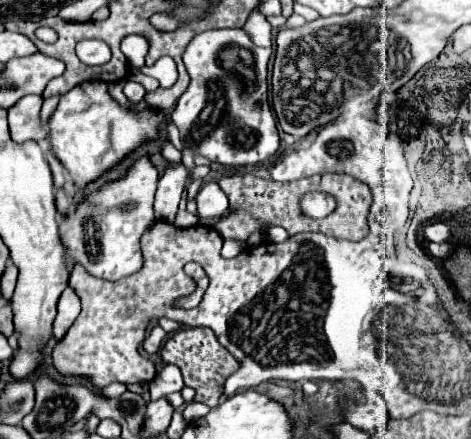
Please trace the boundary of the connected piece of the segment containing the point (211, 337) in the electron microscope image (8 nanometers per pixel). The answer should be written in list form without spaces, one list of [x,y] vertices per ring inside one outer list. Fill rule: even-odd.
[[[183,328],[177,334],[173,334],[161,348],[161,356],[167,364],[179,366],[185,386],[191,386],[197,394],[195,400],[203,402],[211,408],[219,404],[219,398],[223,396],[225,380],[239,368],[239,362],[223,348],[211,328]]]

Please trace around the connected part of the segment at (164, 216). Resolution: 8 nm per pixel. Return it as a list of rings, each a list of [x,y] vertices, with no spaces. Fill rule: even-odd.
[[[181,162],[171,164],[167,168],[163,178],[159,180],[157,194],[155,194],[155,218],[157,220],[165,220],[165,222],[175,220],[177,206],[179,206],[183,186],[185,186],[185,178],[187,178],[187,170]]]

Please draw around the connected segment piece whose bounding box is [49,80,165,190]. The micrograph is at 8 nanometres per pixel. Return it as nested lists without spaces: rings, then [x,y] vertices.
[[[83,82],[61,98],[49,118],[49,148],[71,174],[75,188],[83,190],[87,184],[111,172],[139,146],[159,140],[159,126],[163,120],[165,116],[159,110],[131,110],[121,106],[109,96],[105,82]]]

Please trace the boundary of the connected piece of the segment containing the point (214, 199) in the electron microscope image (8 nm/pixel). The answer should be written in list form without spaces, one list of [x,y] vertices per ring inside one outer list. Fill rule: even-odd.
[[[203,184],[197,194],[197,210],[199,218],[213,217],[223,214],[229,207],[229,201],[219,184]]]

